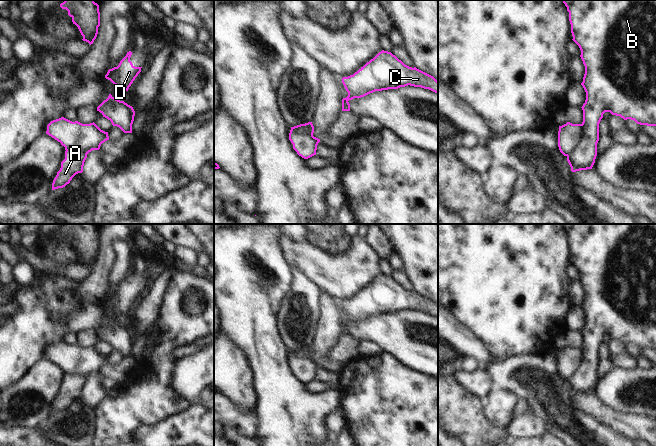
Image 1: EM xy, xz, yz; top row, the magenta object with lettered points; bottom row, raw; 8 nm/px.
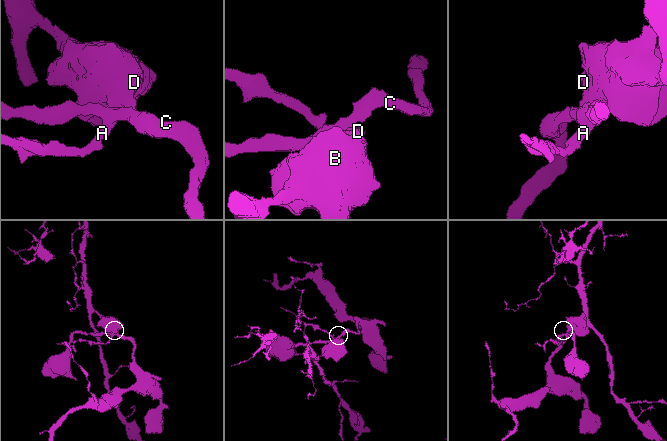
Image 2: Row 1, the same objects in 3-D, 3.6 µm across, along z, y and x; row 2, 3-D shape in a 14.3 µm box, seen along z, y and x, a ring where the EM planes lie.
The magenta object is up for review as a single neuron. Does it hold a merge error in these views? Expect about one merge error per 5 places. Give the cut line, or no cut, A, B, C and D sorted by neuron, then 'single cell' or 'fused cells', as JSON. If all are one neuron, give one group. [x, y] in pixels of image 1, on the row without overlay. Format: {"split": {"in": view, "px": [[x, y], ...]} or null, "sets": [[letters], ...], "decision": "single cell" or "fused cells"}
{"split": {"in": "yz", "px": [[582, 348], [582, 362], [567, 380]]}, "sets": [["A", "B", "D"], ["C"]], "decision": "fused cells"}

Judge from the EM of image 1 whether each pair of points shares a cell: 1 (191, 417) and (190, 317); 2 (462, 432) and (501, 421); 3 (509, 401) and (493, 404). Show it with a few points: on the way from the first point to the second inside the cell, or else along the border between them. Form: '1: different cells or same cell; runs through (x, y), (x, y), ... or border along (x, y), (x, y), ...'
1: different cells; border along (191, 406), (169, 416)
2: different cells; border along (483, 402), (484, 417), (497, 428), (505, 429)
3: same cell; runs through (505, 401), (497, 404)

